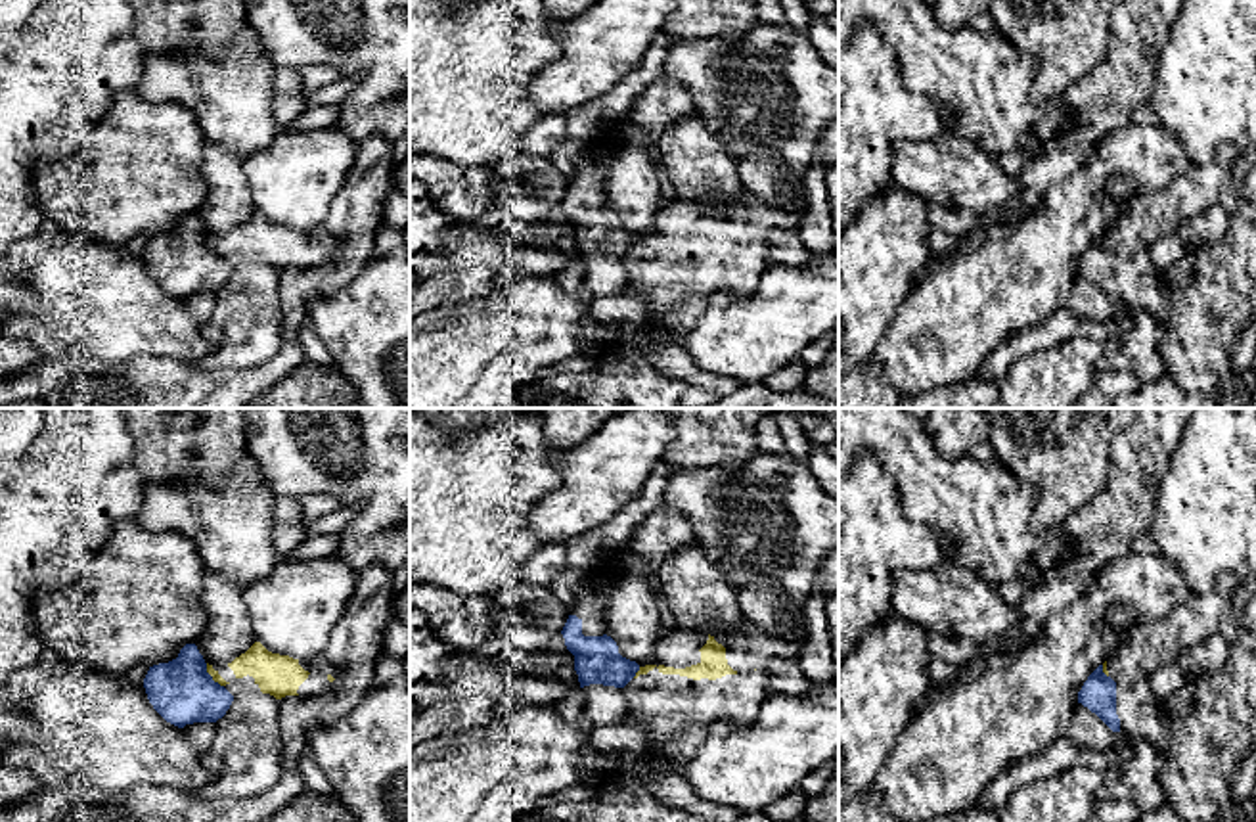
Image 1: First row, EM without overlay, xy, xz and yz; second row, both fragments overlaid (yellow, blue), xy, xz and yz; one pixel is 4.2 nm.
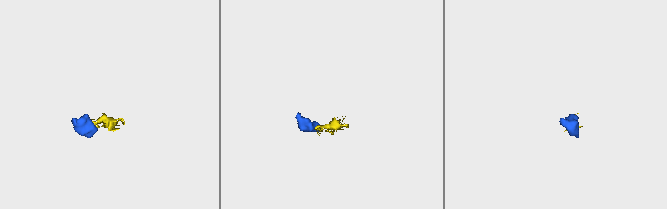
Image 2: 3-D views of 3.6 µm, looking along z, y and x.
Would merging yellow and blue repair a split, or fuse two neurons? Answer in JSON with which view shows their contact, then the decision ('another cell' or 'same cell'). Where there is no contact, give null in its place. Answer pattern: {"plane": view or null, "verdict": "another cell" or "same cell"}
{"plane": "xz", "verdict": "another cell"}

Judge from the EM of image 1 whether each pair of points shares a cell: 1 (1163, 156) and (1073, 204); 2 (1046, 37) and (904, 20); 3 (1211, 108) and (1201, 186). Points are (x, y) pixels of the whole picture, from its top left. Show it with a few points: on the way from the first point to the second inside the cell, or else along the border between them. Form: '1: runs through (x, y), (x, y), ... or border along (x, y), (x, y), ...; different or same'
1: runs through (1140, 156), (1119, 156), (1094, 181); same
2: border along (998, 29), (1013, 45), (1036, 58); different
3: border along (1212, 161), (1207, 163); different

